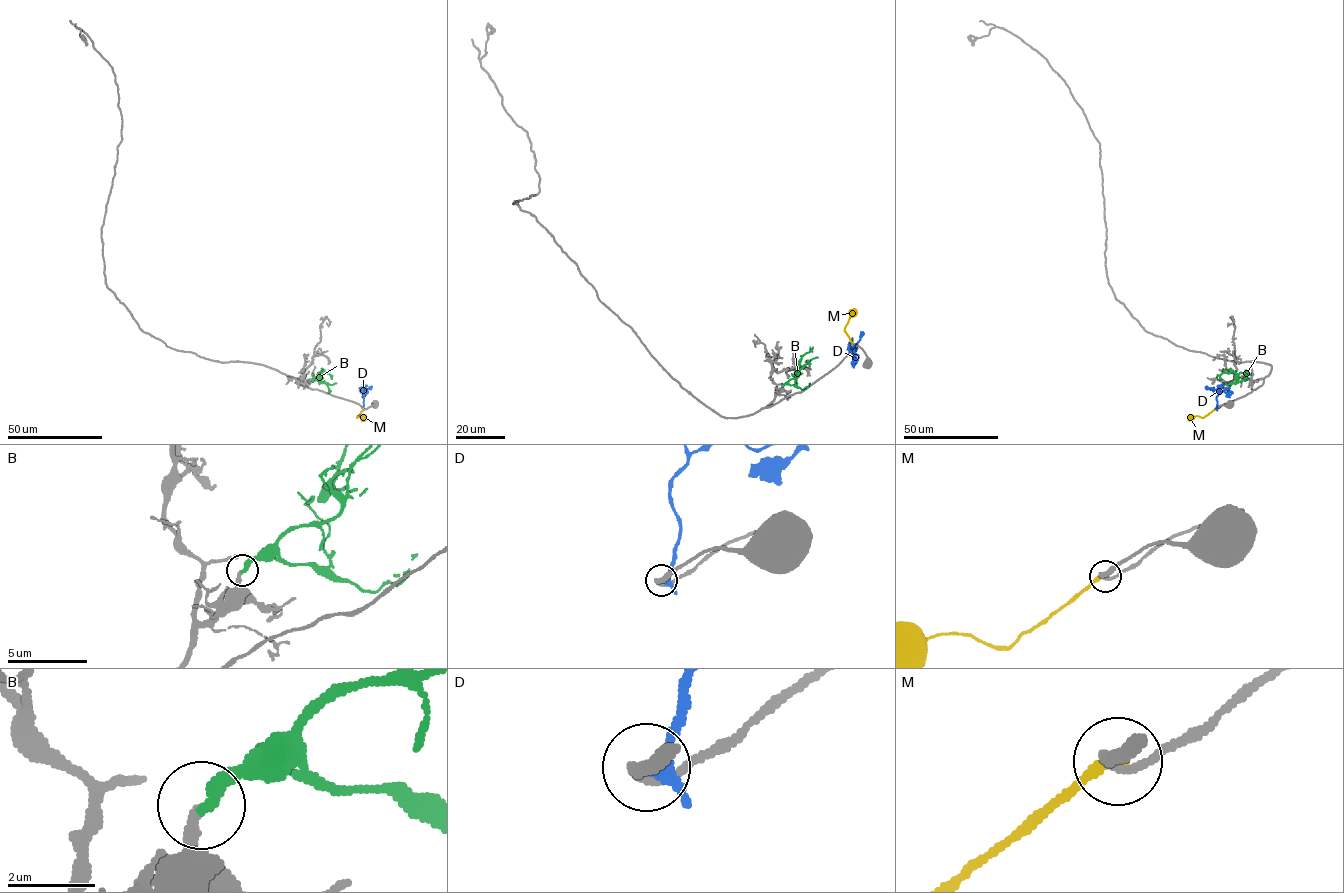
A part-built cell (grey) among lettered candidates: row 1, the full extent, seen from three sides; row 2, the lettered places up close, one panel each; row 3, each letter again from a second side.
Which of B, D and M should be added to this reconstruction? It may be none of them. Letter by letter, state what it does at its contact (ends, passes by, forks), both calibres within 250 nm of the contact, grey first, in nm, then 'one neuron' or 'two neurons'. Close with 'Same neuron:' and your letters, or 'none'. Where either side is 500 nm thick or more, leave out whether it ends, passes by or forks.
B: it ends | 260/320 nm | one neuron
D: it passes by | 180/220 nm | two neurons
M: it ends | 170/240 nm | two neurons
Same neuron: B

